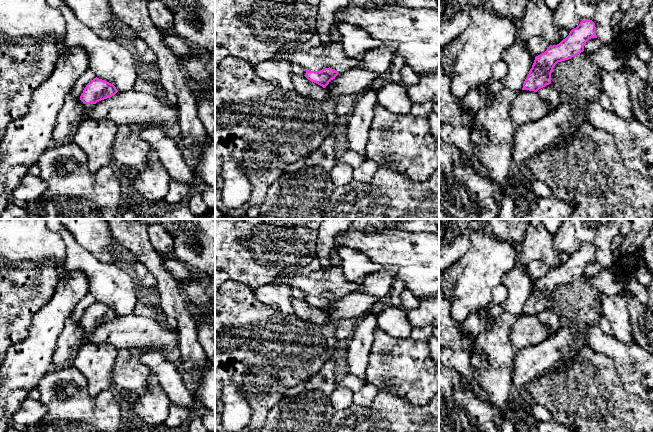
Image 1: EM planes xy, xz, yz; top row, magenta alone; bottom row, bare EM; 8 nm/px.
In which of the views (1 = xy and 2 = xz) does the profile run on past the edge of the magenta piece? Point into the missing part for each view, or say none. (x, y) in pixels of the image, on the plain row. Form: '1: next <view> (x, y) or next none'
1: next xy (87, 332)
2: next none

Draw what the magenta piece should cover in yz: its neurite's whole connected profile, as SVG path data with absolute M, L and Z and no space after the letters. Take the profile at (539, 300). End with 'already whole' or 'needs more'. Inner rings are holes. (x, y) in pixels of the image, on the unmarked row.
M582 244L559 268L550 269L544 277L535 281L522 314L537 316L549 309L554 290L583 276L586 266L591 262L597 262L595 247Z | already whole

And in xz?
M325 292L320 295L309 295L306 294L305 301L318 309L325 312L329 306L338 299L338 296L332 292Z | already whole

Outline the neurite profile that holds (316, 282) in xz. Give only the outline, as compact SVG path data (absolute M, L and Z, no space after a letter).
M332 266L326 270L319 269L305 275L278 277L274 280L274 283L295 287L305 294L320 295L330 291L338 297L356 291L362 282L363 277L348 281L344 277L341 266Z

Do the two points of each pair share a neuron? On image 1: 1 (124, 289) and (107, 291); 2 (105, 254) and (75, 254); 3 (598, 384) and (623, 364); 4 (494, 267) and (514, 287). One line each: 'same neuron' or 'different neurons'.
1: same neuron
2: different neurons
3: different neurons
4: different neurons

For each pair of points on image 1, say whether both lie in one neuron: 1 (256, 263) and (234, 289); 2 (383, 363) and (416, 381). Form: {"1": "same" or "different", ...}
{"1": "different", "2": "same"}

